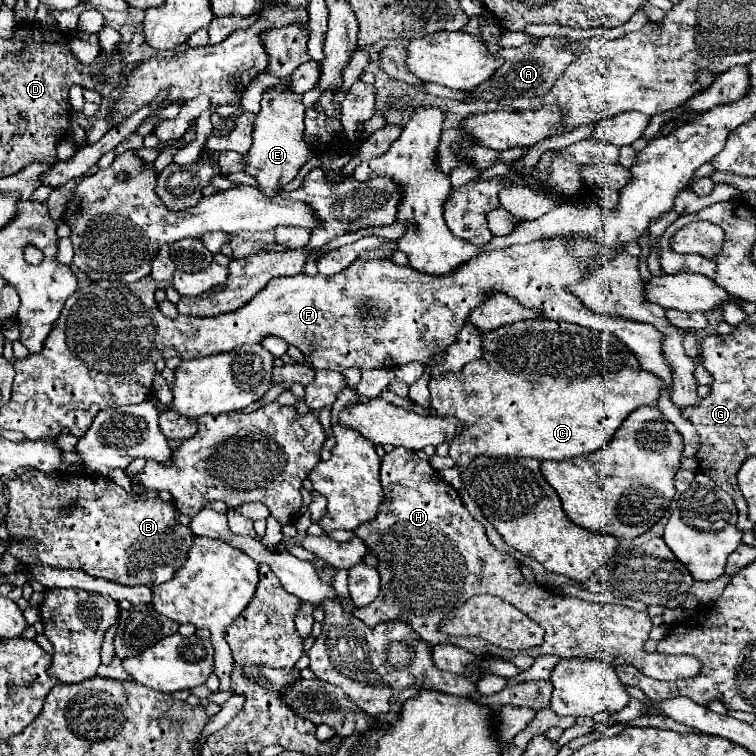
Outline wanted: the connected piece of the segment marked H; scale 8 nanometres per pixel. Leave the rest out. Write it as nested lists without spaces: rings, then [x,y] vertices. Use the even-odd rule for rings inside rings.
[[[396,447],[386,453],[382,459],[380,481],[388,499],[380,505],[380,511],[372,521],[356,529],[356,535],[366,543],[368,551],[378,557],[378,573],[382,579],[378,597],[370,605],[352,611],[368,627],[404,619],[404,623],[408,623],[430,647],[452,643],[474,655],[514,659],[518,651],[500,649],[480,637],[456,637],[440,631],[440,621],[448,611],[464,605],[464,601],[474,595],[488,593],[512,603],[546,631],[544,643],[530,649],[532,657],[558,655],[562,659],[602,659],[612,665],[634,665],[644,675],[660,681],[686,679],[700,671],[700,661],[690,655],[644,653],[642,645],[652,629],[646,611],[634,611],[612,603],[592,603],[578,597],[562,597],[540,585],[528,585],[520,565],[488,541],[482,523],[474,521],[456,489],[444,483],[430,463],[418,457],[416,451]]]

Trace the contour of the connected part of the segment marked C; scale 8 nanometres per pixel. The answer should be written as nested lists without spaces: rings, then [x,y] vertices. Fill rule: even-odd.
[[[532,319],[532,321],[518,321],[512,325],[502,325],[494,331],[482,333],[482,357],[476,361],[470,361],[460,373],[442,373],[440,377],[432,377],[432,381],[428,383],[430,389],[430,409],[434,415],[438,417],[456,417],[458,421],[464,421],[464,433],[460,433],[460,437],[456,437],[456,441],[450,443],[450,457],[458,463],[458,467],[466,469],[470,461],[474,461],[476,457],[534,457],[534,459],[572,459],[576,455],[584,455],[584,453],[592,453],[596,449],[600,449],[608,439],[612,439],[612,435],[616,433],[616,429],[620,427],[620,423],[640,405],[656,405],[660,389],[662,389],[662,381],[652,377],[650,373],[644,373],[636,361],[636,357],[626,349],[626,345],[622,345],[612,333],[602,333],[602,331],[594,331],[588,327],[580,327],[580,325],[572,325],[572,323],[564,323],[564,321],[546,321],[546,319]]]

